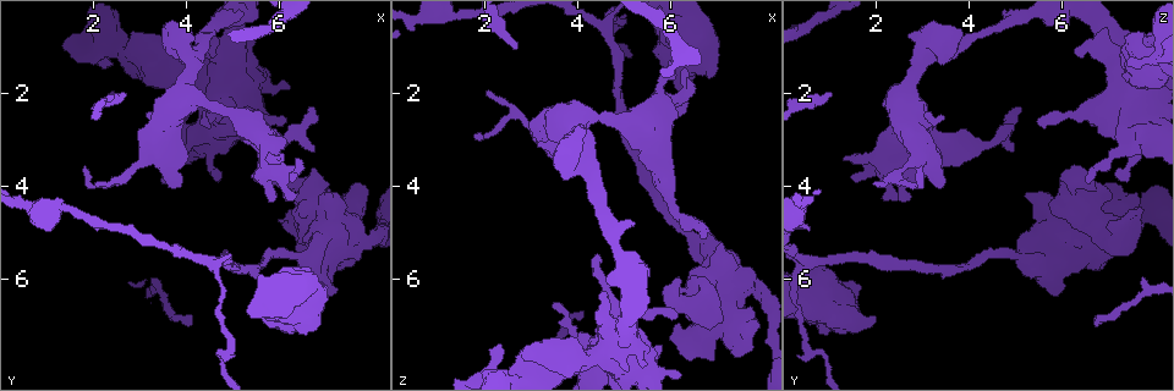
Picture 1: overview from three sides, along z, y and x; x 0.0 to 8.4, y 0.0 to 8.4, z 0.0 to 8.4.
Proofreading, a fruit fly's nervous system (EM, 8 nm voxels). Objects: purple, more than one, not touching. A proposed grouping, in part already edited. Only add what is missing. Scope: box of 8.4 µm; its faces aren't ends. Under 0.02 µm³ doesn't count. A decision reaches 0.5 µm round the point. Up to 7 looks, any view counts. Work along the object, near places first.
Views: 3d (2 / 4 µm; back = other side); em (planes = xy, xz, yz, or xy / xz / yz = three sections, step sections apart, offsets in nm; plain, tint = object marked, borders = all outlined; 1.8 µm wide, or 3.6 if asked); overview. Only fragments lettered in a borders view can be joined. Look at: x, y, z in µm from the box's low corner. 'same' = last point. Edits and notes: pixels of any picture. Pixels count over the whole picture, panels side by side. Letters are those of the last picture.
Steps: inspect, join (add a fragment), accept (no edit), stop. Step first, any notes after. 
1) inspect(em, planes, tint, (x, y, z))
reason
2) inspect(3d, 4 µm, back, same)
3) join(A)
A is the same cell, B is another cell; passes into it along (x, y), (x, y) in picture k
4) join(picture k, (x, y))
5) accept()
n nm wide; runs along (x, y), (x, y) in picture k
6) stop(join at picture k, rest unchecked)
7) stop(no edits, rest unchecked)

inspect(em, 3.6 µm, planes, tint, (4.55, 1.45, 7.65))

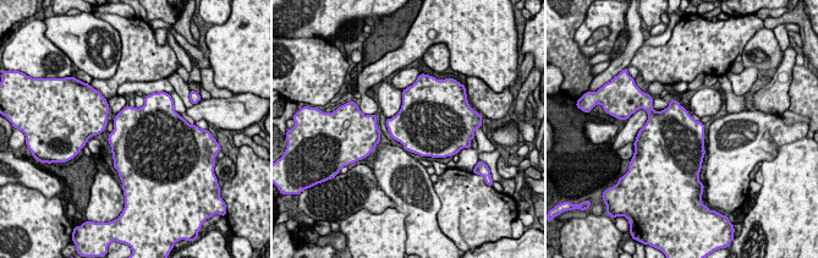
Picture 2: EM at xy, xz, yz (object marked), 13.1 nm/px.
inspect(em, 3.6 µm, planes, borders, same)
what lies round it

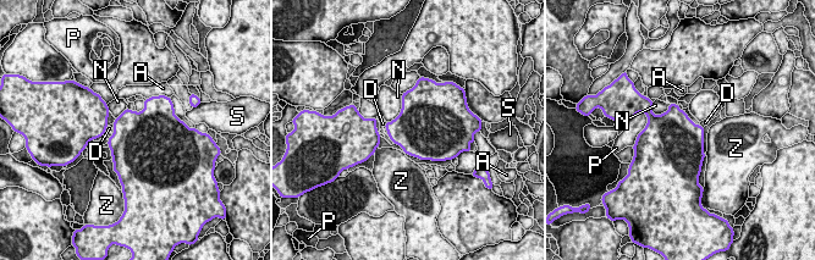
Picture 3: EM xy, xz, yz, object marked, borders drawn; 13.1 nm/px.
accept()
A, D, N, P, S and Z are other cells; border along (402, 94), (401, 111), (386, 122) in picture 3; no lettered fragment goes on from it

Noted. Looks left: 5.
inspect(3d, 4 µm, (6.75, 4.25, 6.45))
thick turns thin

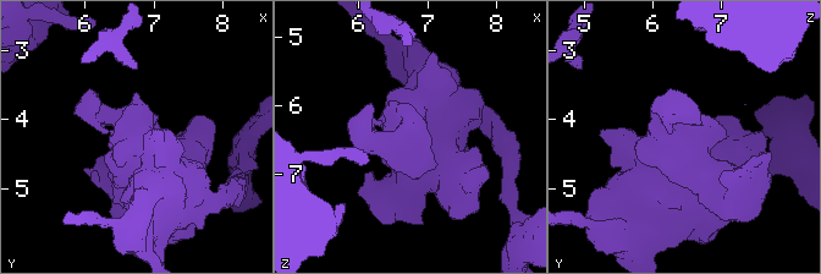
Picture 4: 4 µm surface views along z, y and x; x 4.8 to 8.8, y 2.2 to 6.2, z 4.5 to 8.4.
inspect(em, 3.6 µm, planes, tint, (6.70, 4.20, 6.50))

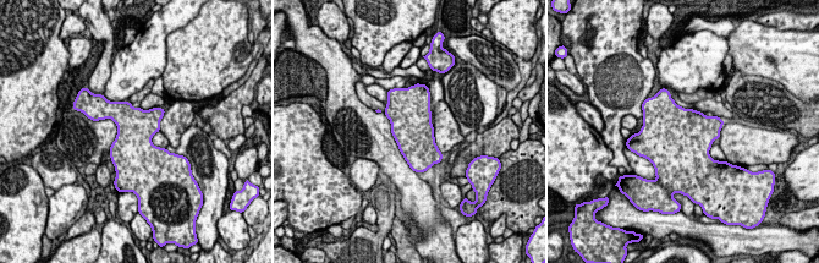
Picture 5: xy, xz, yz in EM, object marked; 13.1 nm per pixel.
inspect(em, 3.6 µm, planes, borders, same)
what lies round it

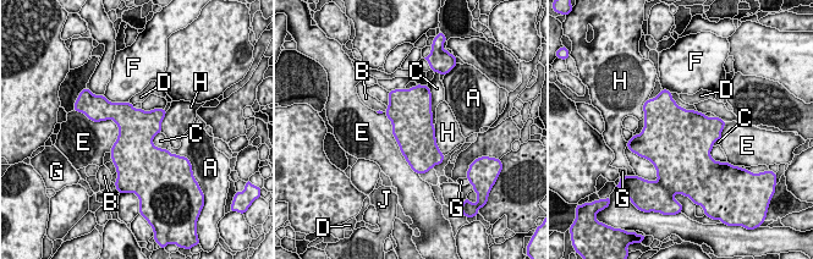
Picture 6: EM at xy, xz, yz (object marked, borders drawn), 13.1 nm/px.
accept()
E touches over 1000 nm; A, B, C, D, E, F, G, H and J are other cells; border along (430, 94), (432, 124), (434, 126) in picture 6; none of them fits

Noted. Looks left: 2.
inspect(3d, 4 µm, back, (7.20, 6.25, 5.75))
an open end

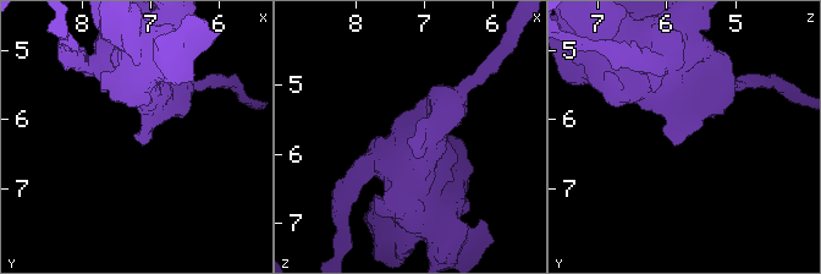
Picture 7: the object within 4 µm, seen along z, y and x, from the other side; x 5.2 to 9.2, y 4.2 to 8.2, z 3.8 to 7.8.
inspect(em, planes, borders, (7.20, 6.25, 5.75))
need the tissue

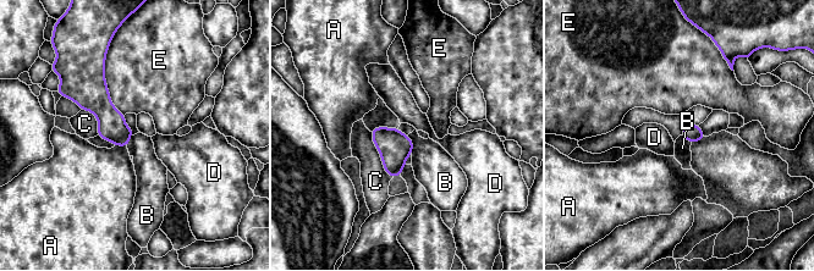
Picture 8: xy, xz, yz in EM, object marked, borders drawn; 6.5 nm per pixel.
accept()
A, B, C, D and E are other cells; border along (407, 136), (412, 142), (412, 153) in picture 8; none of them fits

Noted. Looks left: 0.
stop(no edits, rest unchecked)

